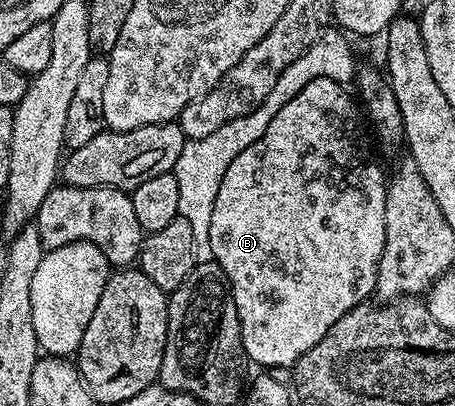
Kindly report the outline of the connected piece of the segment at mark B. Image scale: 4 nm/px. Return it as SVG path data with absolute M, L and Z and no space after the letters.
M311 79L307 87L303 87L267 123L267 131L247 147L247 151L239 151L231 167L227 167L227 175L223 175L223 183L219 183L219 195L215 195L215 211L211 211L211 251L213 260L223 271L229 280L229 289L235 299L235 311L239 315L239 331L241 332L241 346L246 358L257 365L265 365L266 370L288 369L343 315L350 313L355 306L368 302L374 296L377 287L377 268L379 259L383 255L383 243L385 242L385 187L387 173L377 166L373 153L369 150L369 141L365 138L367 125L363 120L362 110L349 98L349 93L344 84L331 79Z

